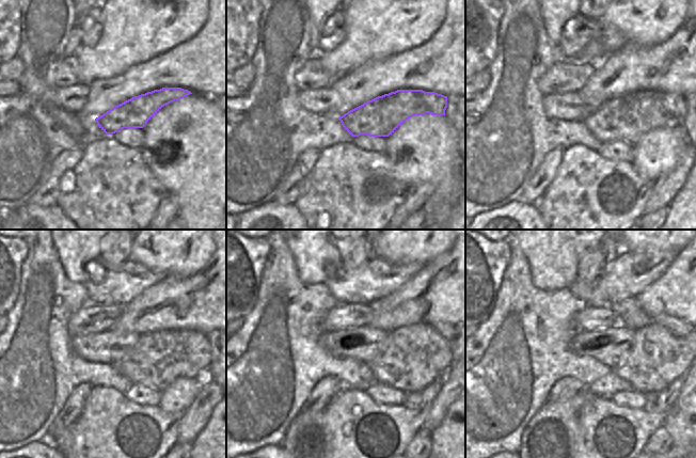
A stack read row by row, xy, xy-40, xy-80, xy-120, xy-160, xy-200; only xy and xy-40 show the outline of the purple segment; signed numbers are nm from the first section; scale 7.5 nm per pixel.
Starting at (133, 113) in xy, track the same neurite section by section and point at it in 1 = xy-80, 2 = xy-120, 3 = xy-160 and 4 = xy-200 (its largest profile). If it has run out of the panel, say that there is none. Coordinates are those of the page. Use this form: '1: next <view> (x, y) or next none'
1: next xy-80 (628, 117)
2: next xy-120 (158, 359)
3: next xy-160 (413, 357)
4: next xy-200 (658, 357)

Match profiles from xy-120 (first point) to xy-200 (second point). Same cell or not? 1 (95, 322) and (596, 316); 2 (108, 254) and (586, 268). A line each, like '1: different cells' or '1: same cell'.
1: same cell
2: same cell

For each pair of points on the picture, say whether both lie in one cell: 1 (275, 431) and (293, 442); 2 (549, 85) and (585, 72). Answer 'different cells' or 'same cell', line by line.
1: different cells
2: same cell

